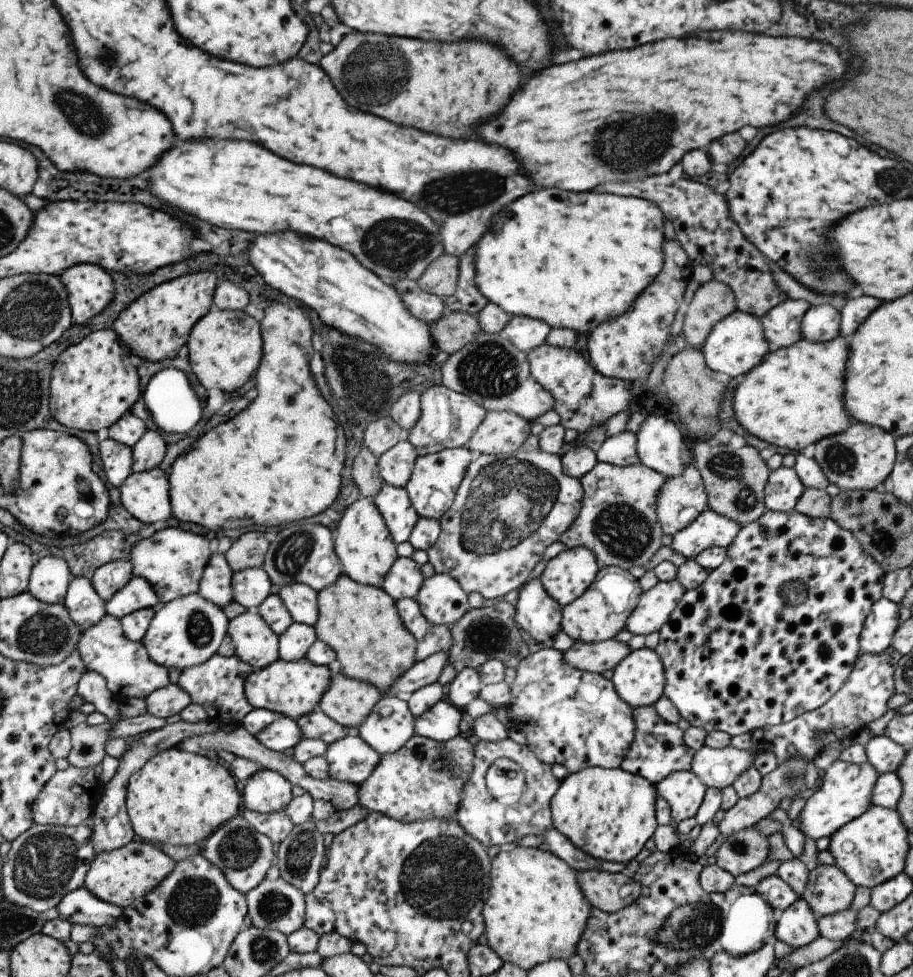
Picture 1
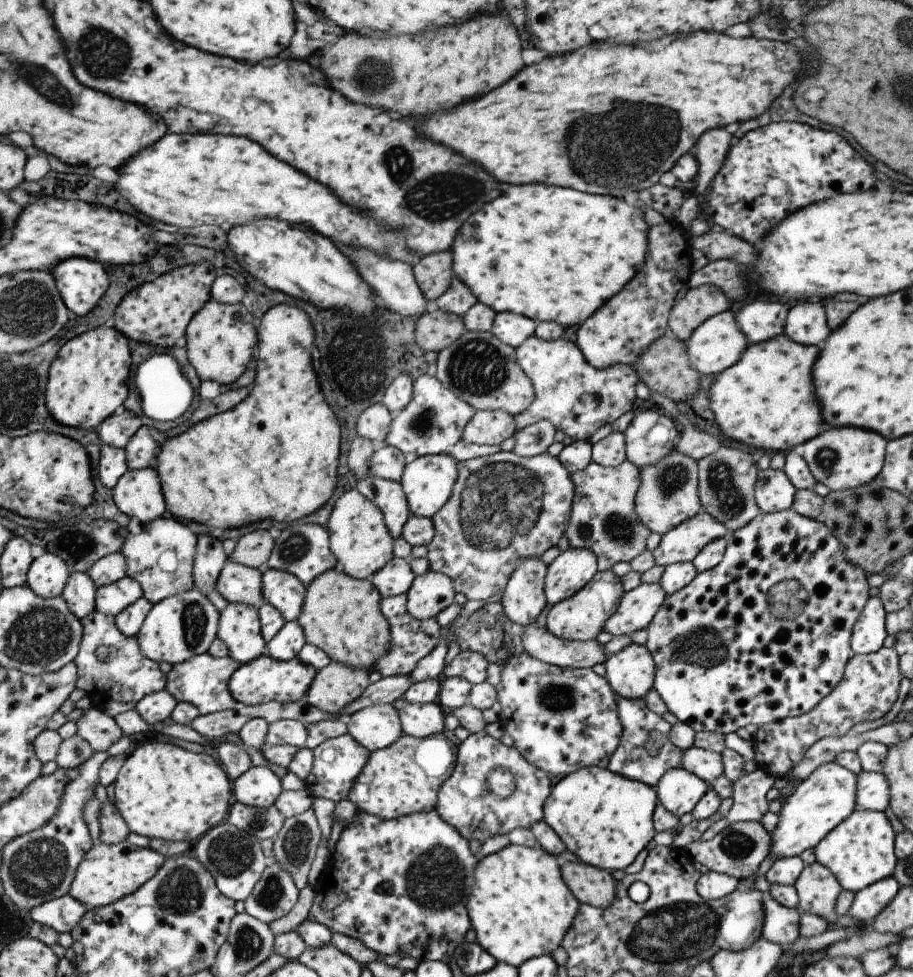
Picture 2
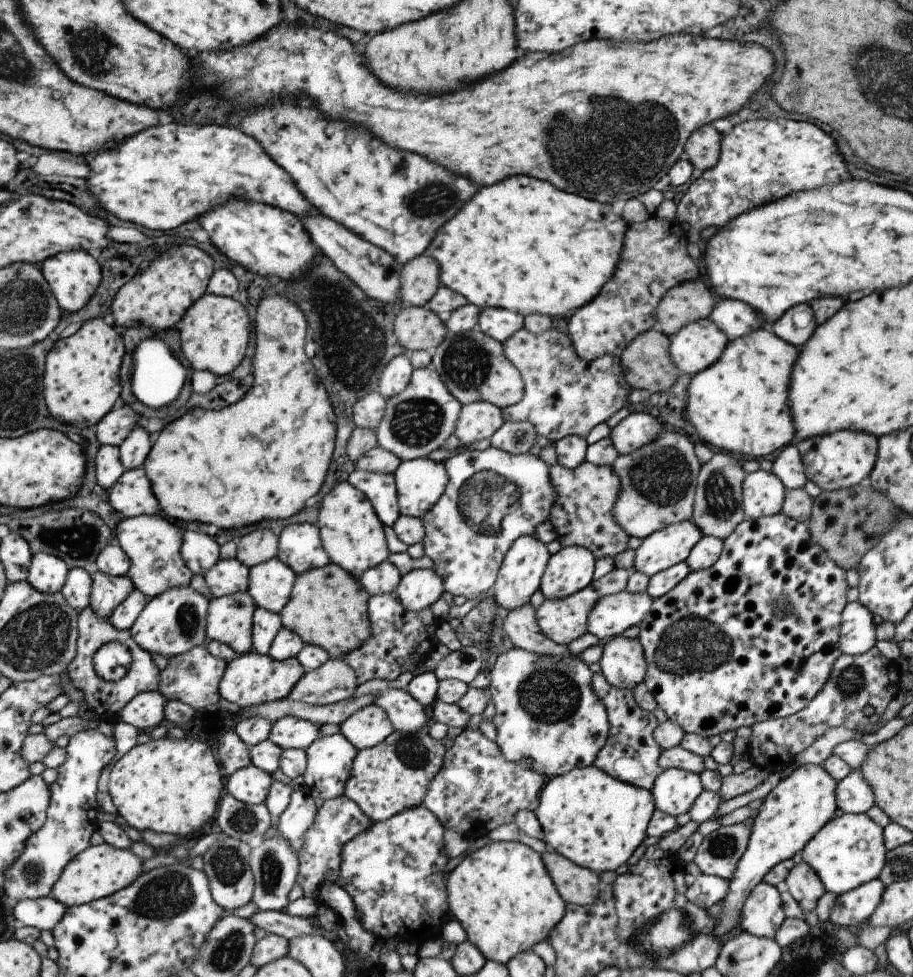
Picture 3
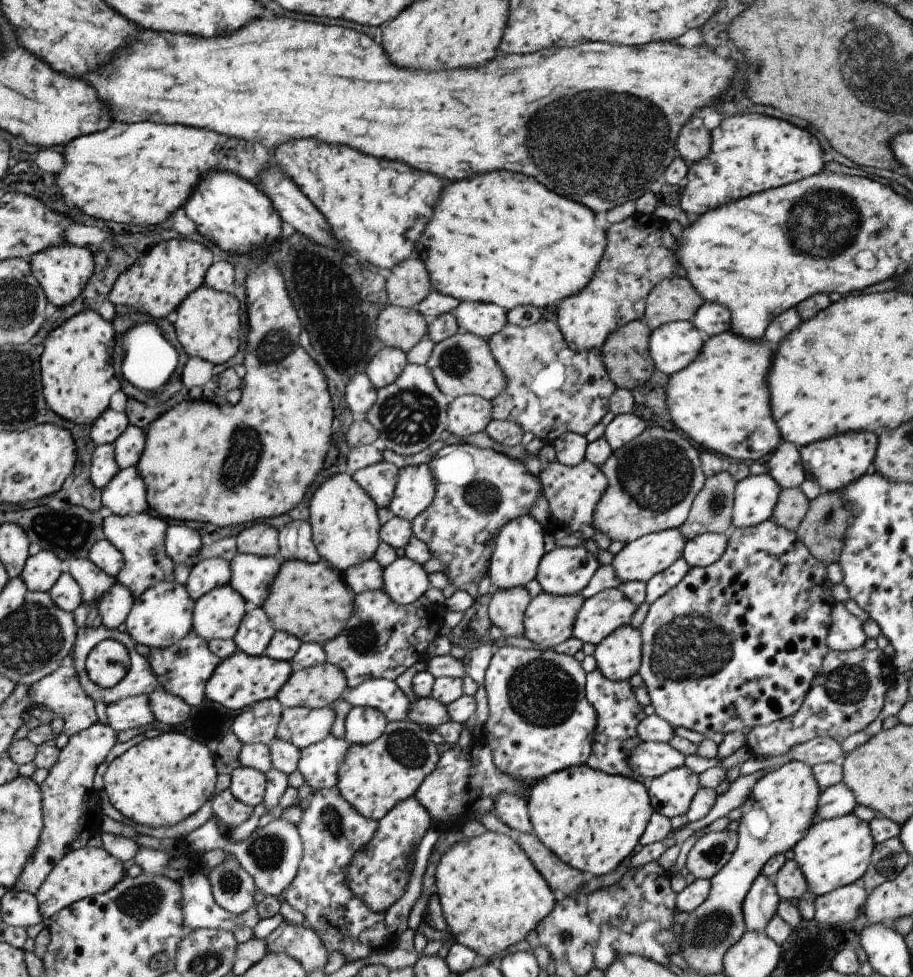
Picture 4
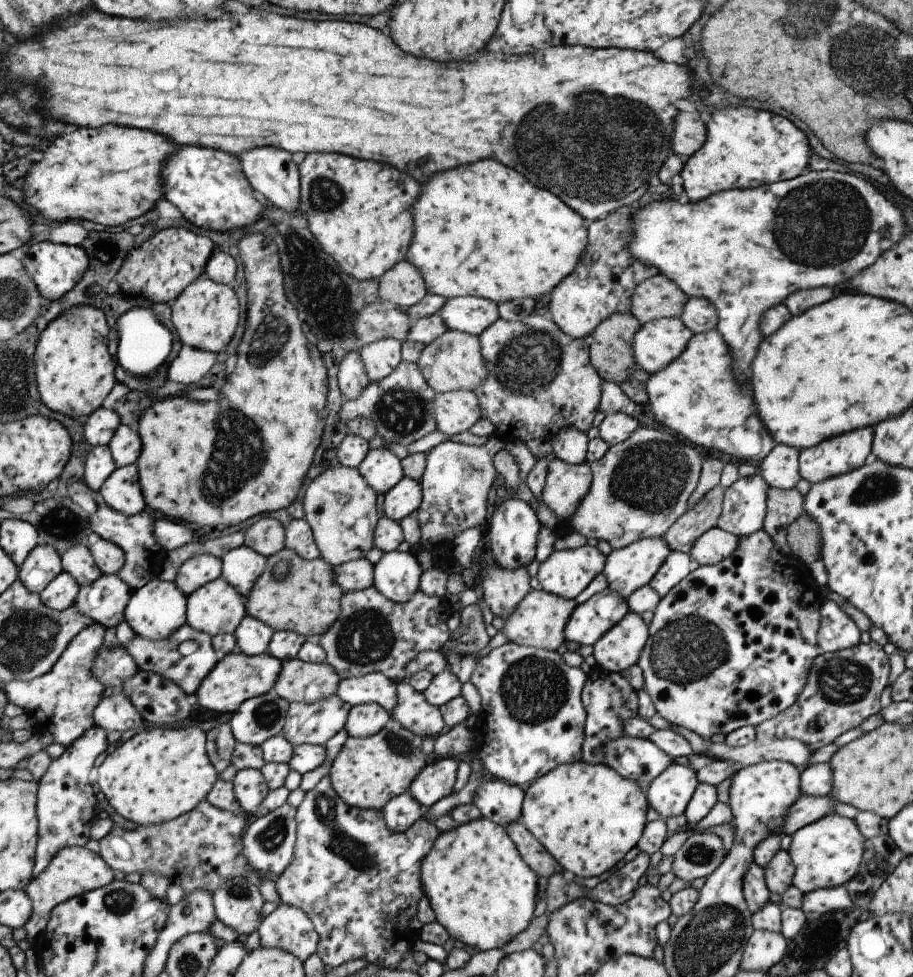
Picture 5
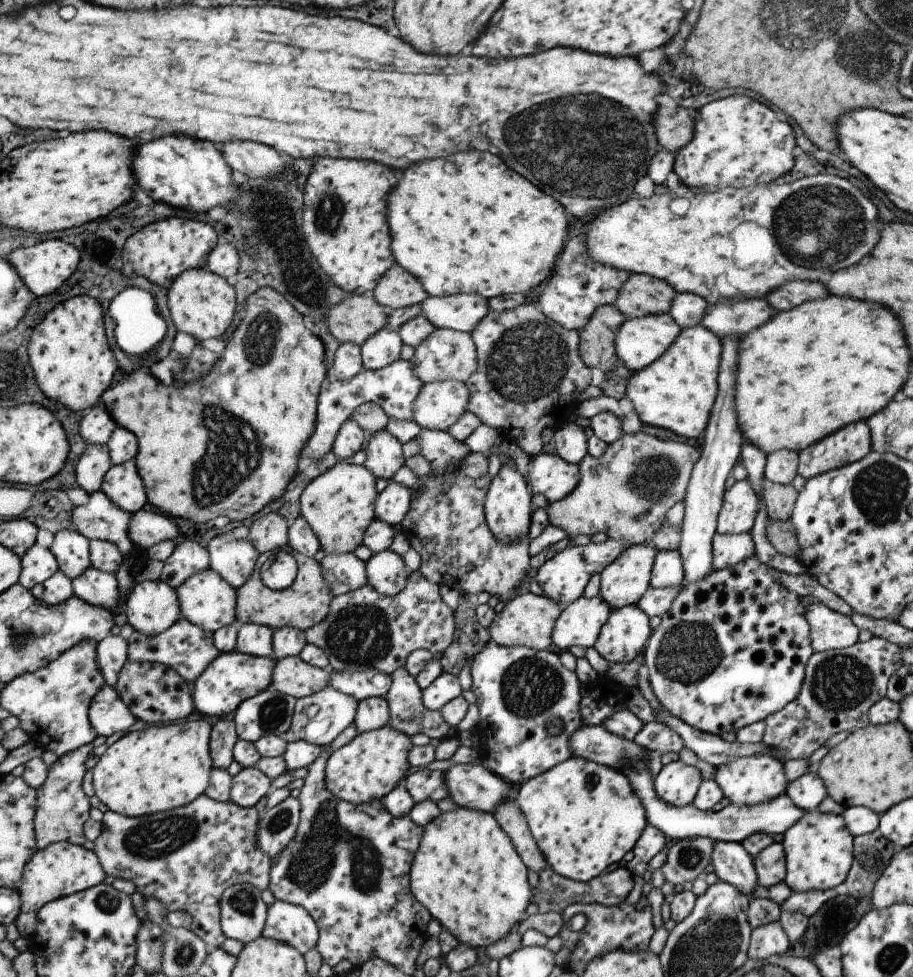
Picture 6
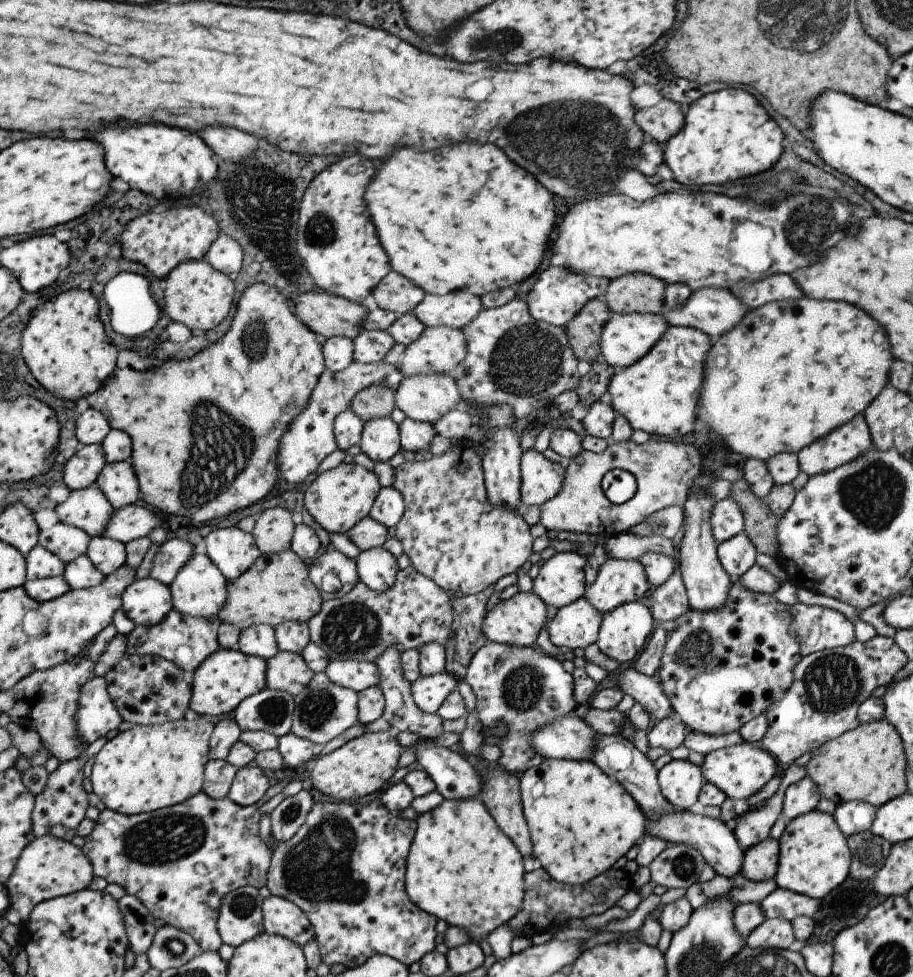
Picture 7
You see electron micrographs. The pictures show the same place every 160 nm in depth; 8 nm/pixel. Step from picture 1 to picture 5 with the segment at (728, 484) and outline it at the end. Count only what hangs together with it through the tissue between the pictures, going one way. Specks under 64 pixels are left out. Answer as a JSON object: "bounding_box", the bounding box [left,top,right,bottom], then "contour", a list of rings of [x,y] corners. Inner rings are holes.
{"bounding_box":[662,486,724,552],"contour":[[[714,486],[707,491],[692,507],[689,507],[662,534],[670,551],[689,552],[696,538],[716,526],[722,509],[724,488]]]}

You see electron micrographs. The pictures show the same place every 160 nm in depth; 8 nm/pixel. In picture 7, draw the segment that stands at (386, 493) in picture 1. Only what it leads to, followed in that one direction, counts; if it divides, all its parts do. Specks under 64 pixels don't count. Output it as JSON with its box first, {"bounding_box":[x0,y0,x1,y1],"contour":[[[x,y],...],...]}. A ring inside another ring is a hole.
{"bounding_box":[360,417,401,463],"contour":[[[389,417],[367,421],[360,434],[360,452],[374,463],[389,462],[390,458],[401,450],[398,434],[398,425]]]}

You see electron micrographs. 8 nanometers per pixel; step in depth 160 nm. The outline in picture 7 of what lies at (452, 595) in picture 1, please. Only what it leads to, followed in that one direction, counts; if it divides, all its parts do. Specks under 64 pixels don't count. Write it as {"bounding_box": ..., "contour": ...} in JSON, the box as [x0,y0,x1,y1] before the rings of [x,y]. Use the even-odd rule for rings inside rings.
{"bounding_box":[355,548,399,592],"contour":[[[385,548],[361,551],[355,562],[359,581],[372,591],[383,592],[395,582],[399,568],[396,558]]]}

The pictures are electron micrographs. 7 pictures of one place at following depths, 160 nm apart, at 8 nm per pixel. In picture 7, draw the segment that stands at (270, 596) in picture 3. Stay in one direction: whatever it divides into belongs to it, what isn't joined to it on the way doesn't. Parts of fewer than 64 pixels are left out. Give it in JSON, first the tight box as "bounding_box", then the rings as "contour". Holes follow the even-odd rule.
{"bounding_box":[204,526,261,583],"contour":[[[236,526],[215,529],[204,538],[207,558],[227,583],[241,576],[261,554],[251,533]]]}

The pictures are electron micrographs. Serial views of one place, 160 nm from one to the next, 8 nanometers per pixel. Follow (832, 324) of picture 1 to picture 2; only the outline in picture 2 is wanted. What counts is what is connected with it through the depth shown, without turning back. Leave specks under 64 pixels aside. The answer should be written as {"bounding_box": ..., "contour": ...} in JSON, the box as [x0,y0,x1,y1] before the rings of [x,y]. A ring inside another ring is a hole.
{"bounding_box":[784,301,829,344],"contour":[[[805,301],[791,306],[786,316],[784,335],[799,344],[819,344],[829,336],[823,306],[819,302]]]}

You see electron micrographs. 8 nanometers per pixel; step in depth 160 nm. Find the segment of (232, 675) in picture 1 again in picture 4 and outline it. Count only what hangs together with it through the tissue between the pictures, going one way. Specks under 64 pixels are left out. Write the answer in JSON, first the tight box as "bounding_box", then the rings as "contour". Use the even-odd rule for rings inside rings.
{"bounding_box":[145,630,220,707],"contour":[[[193,630],[167,648],[151,648],[145,656],[145,660],[147,660],[159,687],[167,690],[169,694],[179,696],[189,707],[197,706],[206,698],[205,682],[220,664],[217,656],[209,652],[208,642],[197,636]]]}

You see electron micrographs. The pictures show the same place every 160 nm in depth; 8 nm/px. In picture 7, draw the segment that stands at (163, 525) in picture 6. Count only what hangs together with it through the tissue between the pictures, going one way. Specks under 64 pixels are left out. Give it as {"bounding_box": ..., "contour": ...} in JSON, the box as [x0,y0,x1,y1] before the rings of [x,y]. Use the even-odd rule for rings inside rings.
{"bounding_box":[102,503,163,544],"contour":[[[133,503],[114,509],[102,535],[125,544],[133,539],[146,537],[153,528],[163,525],[161,515]]]}

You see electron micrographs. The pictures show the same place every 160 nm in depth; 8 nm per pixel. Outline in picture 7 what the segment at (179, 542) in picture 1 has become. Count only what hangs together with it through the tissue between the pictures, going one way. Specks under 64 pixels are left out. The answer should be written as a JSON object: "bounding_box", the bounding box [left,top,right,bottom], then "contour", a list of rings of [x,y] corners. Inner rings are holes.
{"bounding_box":[56,484,114,537],"contour":[[[95,484],[71,490],[67,500],[56,506],[57,520],[79,527],[90,537],[103,534],[114,508]]]}

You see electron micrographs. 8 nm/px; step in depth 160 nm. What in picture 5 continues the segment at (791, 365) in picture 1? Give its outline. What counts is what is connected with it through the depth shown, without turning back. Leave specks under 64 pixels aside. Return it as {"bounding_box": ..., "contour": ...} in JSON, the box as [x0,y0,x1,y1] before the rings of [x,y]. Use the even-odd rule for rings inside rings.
{"bounding_box":[644,328,776,465],"contour":[[[716,328],[692,333],[683,352],[671,364],[650,374],[644,387],[654,420],[695,446],[724,452],[735,463],[743,461],[756,465],[776,445],[761,419],[757,420],[757,415],[753,412],[754,400],[747,384],[738,383],[734,377],[732,356]]]}

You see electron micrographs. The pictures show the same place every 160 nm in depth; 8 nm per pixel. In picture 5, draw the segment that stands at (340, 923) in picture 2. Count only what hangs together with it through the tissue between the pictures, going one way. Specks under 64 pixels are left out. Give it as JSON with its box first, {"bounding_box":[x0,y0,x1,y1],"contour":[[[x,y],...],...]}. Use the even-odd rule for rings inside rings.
{"bounding_box":[380,792,424,832],"contour":[[[407,792],[394,796],[380,810],[391,832],[405,832],[424,813],[424,808]]]}

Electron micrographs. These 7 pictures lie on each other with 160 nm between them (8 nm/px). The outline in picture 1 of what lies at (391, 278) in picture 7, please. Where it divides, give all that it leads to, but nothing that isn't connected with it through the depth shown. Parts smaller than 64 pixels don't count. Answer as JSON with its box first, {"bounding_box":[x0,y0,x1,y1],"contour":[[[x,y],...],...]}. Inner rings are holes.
{"bounding_box":[417,253,458,298],"contour":[[[442,253],[437,256],[417,278],[417,286],[423,292],[443,298],[455,292],[458,278],[458,257]]]}

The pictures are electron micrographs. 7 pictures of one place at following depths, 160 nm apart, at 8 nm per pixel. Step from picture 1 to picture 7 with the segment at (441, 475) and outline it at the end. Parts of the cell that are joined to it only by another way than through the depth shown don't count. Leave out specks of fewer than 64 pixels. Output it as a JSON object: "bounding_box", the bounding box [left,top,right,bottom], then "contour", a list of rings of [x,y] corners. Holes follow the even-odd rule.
{"bounding_box":[368,487,404,528],"contour":[[[381,487],[371,505],[368,517],[385,528],[395,526],[404,511],[404,502],[399,491],[393,487]]]}

